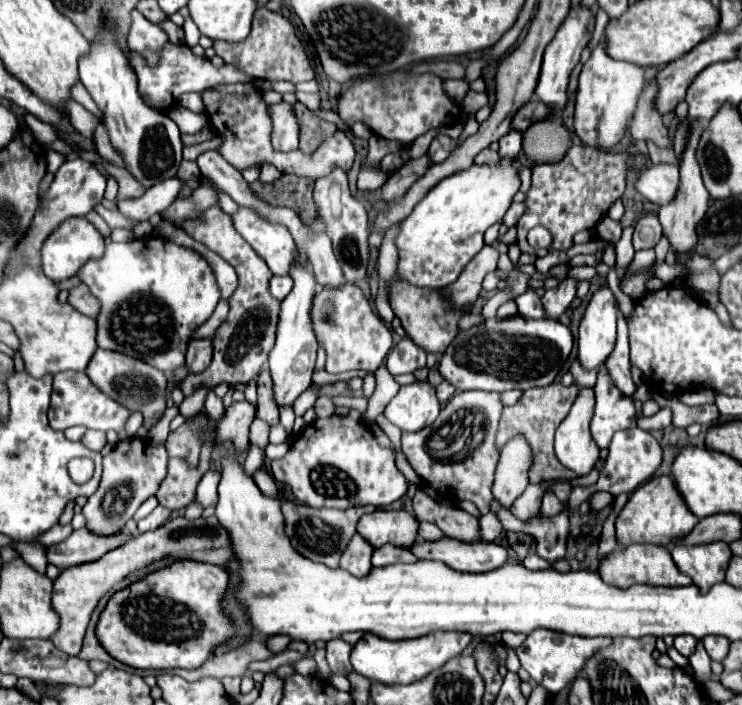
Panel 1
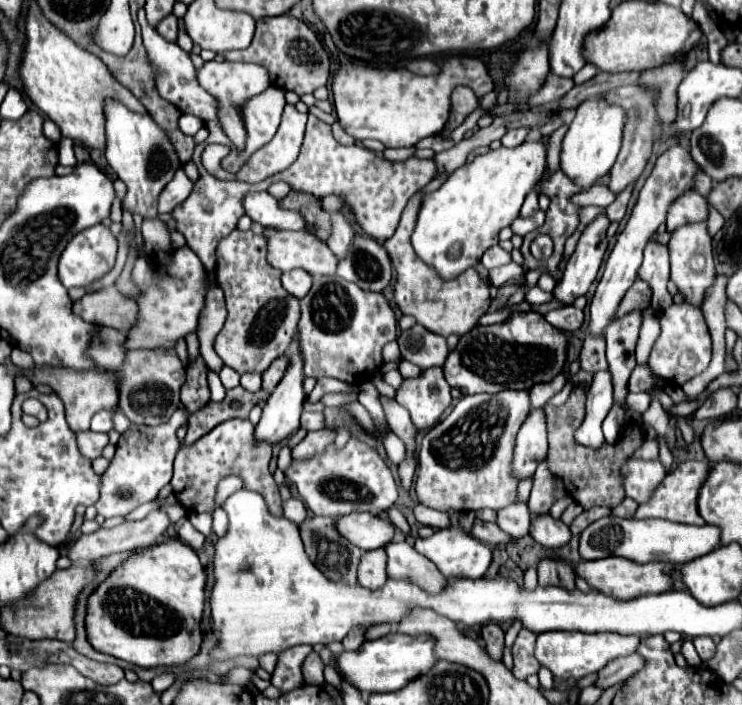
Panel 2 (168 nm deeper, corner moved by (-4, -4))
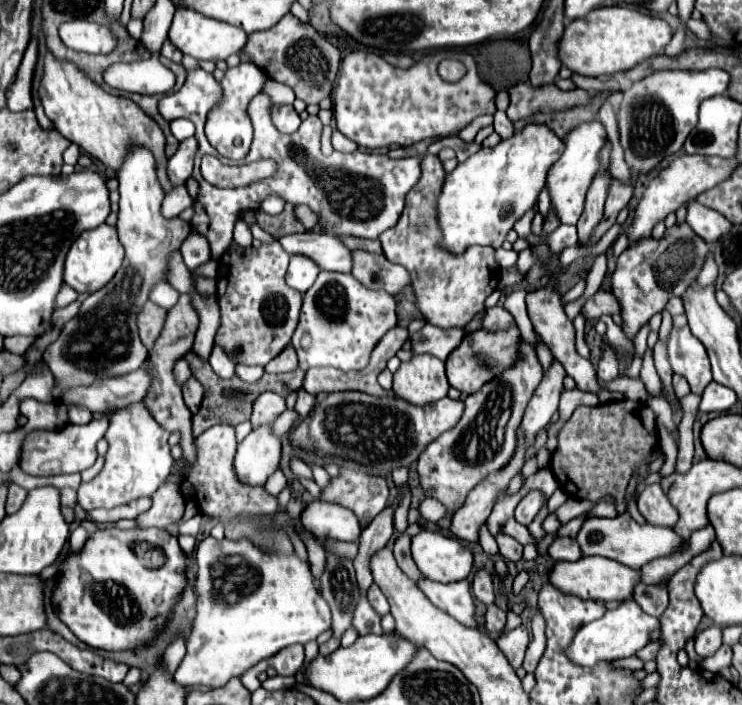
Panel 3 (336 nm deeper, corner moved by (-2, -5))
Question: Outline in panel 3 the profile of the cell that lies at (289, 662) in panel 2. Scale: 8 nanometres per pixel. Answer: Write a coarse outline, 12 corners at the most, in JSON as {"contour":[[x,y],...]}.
{"contour":[[302,645],[284,647],[268,659],[282,677],[292,677],[304,663]]}

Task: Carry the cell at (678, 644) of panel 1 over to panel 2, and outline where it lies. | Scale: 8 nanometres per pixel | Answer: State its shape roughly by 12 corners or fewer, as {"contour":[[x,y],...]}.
{"contour":[[710,636],[694,638],[694,646],[704,662],[716,652]]}

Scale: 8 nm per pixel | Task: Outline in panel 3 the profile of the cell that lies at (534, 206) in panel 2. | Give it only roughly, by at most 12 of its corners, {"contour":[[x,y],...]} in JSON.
{"contour":[[530,209],[514,225],[516,233],[530,233],[535,209]]}

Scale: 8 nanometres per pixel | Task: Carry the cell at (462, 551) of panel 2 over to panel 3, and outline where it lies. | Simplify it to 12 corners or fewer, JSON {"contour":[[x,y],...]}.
{"contour":[[440,531],[412,537],[412,557],[432,581],[462,581],[472,549]]}

